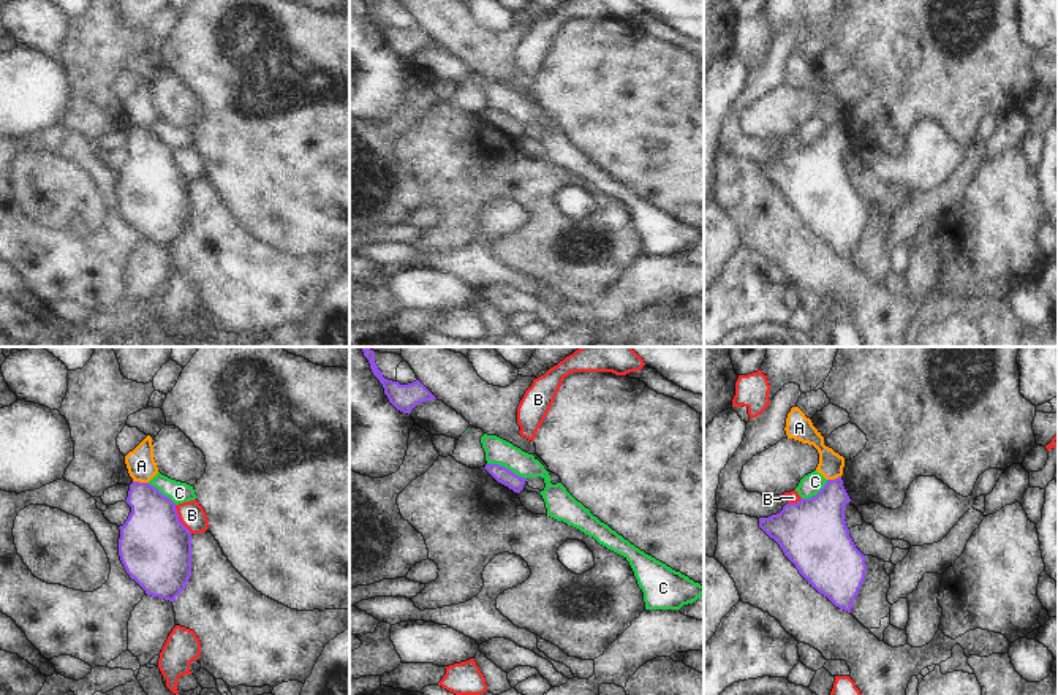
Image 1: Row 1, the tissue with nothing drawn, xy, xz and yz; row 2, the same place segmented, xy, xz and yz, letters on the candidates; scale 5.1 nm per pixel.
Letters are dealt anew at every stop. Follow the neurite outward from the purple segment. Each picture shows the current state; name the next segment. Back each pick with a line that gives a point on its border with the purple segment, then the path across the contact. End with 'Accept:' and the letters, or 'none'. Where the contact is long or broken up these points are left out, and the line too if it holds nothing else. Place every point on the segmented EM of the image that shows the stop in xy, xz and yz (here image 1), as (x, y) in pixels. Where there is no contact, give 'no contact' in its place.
Accept: none

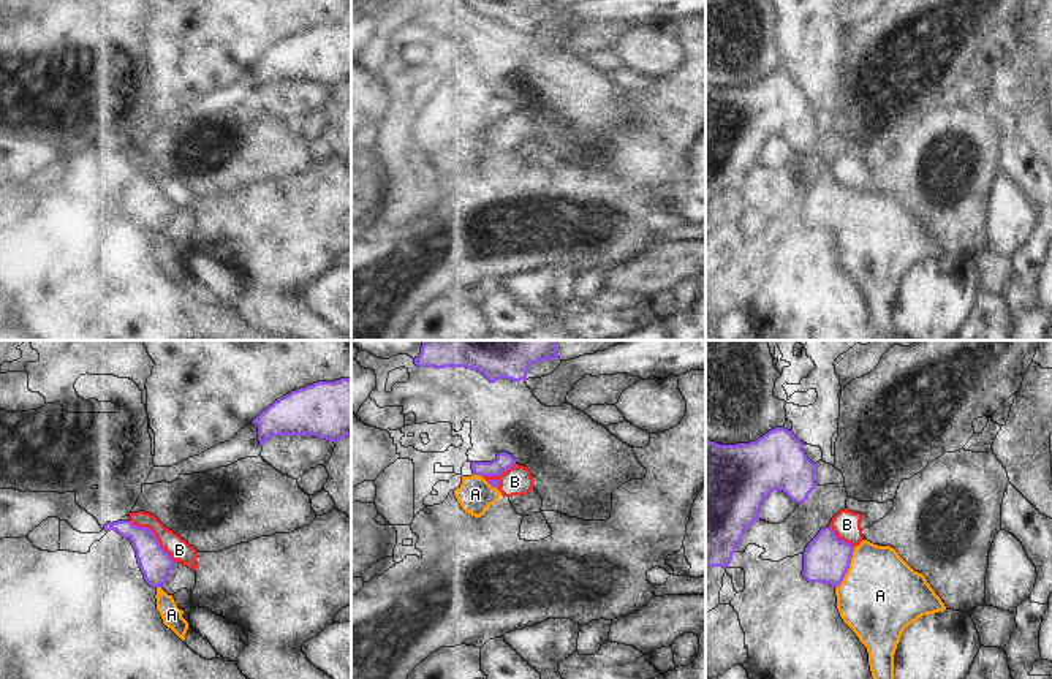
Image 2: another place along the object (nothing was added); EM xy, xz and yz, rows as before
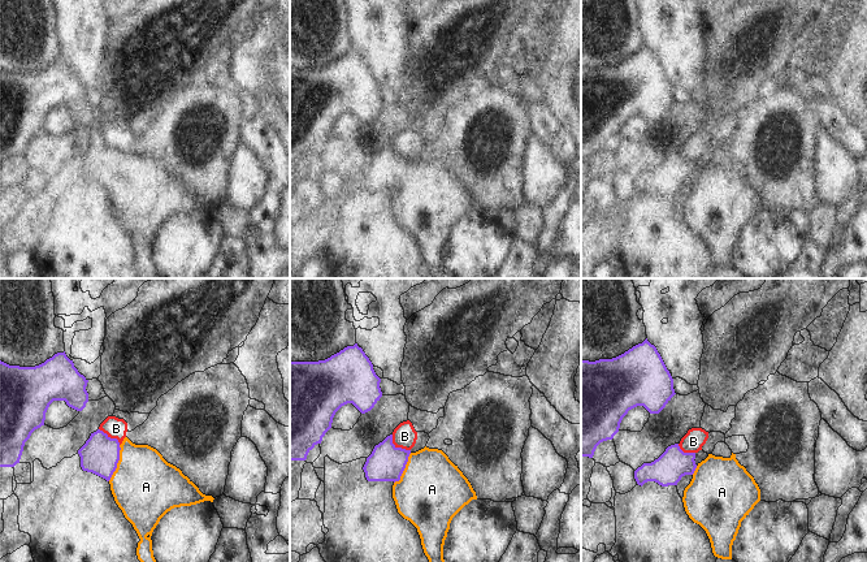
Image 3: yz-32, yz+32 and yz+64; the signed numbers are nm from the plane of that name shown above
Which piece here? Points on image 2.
A: contact yz (848, 567); way yz (826, 559), (848, 567), (880, 595)
Accept: A

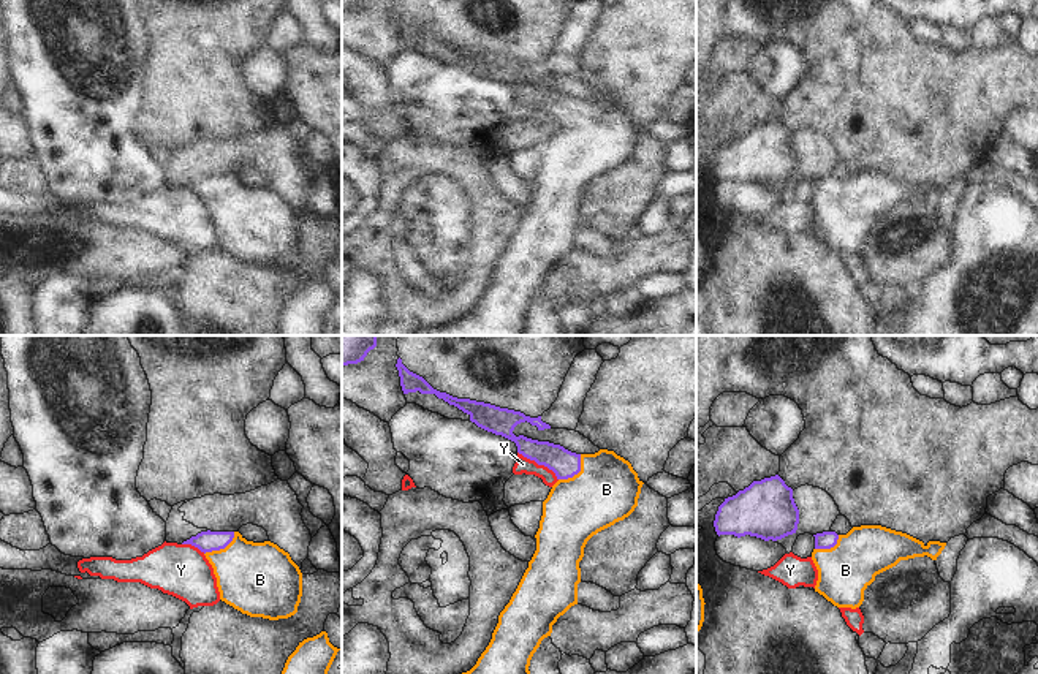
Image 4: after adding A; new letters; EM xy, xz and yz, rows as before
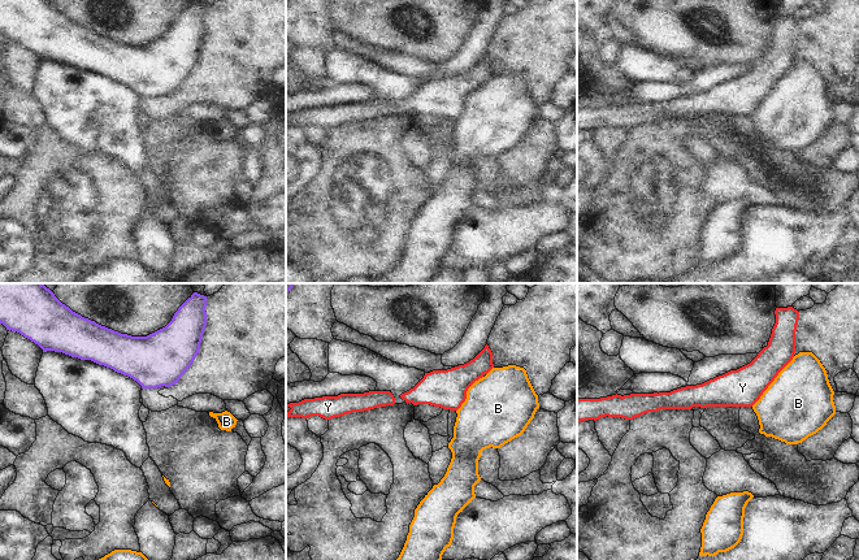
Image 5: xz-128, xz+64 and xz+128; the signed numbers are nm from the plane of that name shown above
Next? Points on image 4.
B: contact xz (576, 473); way xz (565, 464), (576, 473), (594, 489), (606, 489)
Accept: B

